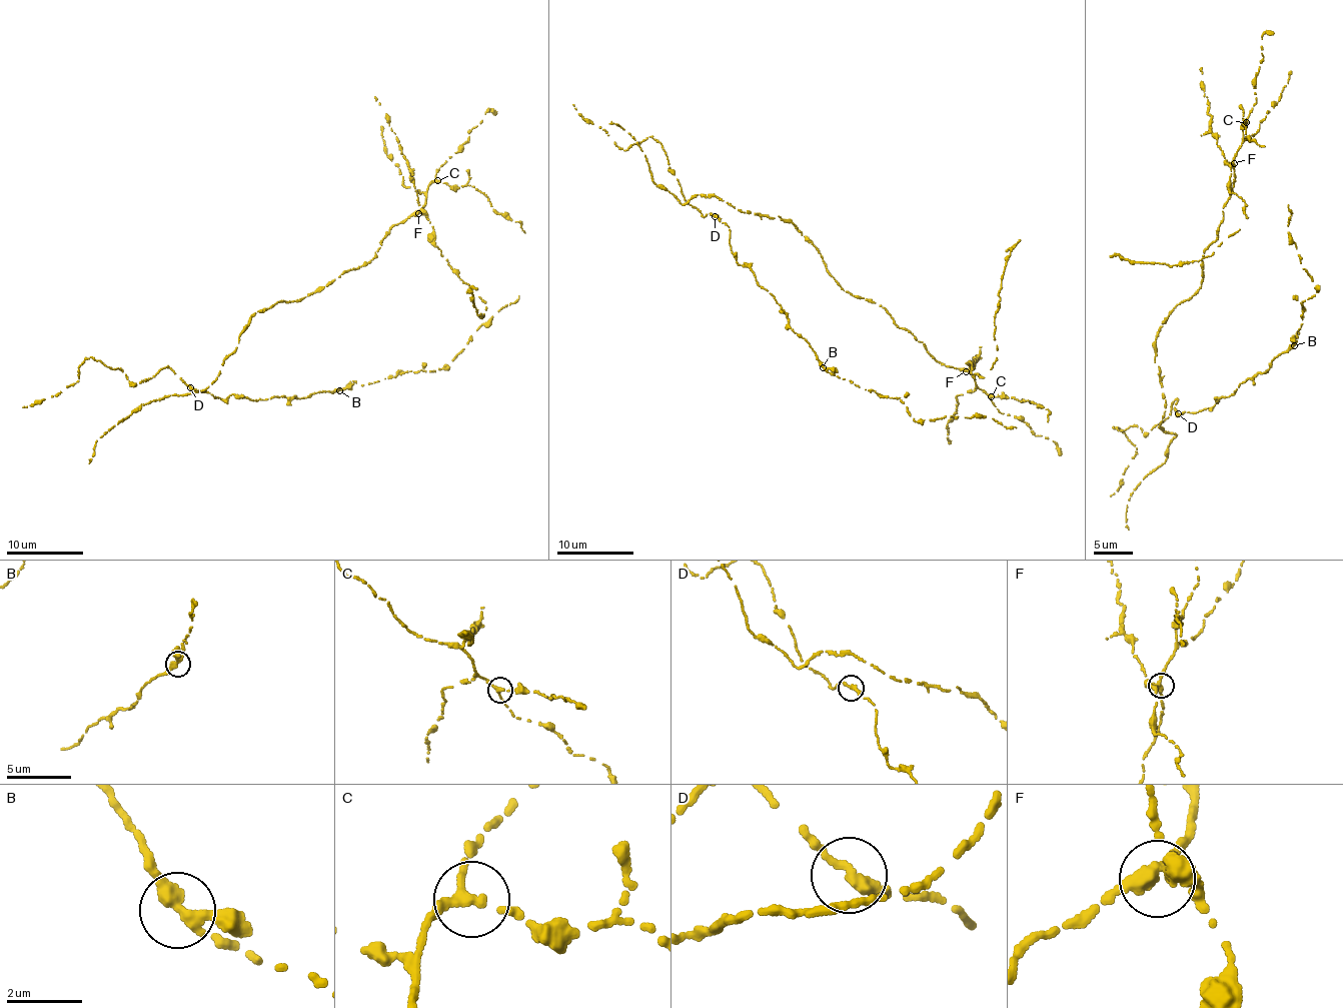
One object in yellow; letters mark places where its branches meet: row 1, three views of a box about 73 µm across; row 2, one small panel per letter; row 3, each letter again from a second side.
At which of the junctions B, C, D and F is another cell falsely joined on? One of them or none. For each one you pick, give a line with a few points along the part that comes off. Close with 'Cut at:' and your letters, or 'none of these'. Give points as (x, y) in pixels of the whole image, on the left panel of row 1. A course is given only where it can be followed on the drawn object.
Cut at: F

